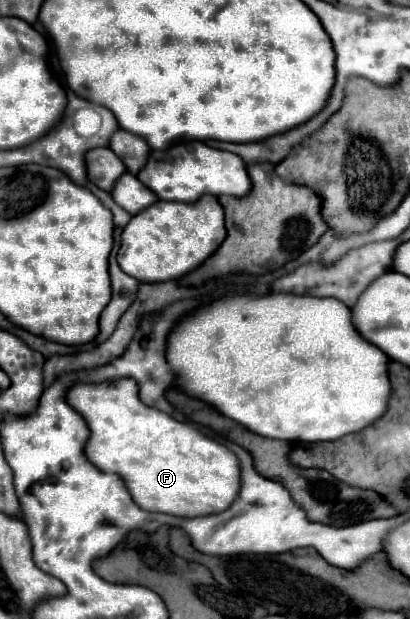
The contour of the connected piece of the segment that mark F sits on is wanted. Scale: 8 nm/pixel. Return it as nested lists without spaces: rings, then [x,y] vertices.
[[[116,378],[100,384],[76,382],[68,388],[66,402],[78,410],[90,428],[90,438],[84,446],[86,458],[102,472],[118,474],[132,500],[146,512],[162,512],[180,518],[196,518],[222,512],[238,496],[238,458],[226,446],[200,434],[194,426],[178,422],[168,414],[146,406],[138,398],[138,384],[132,378]]]

